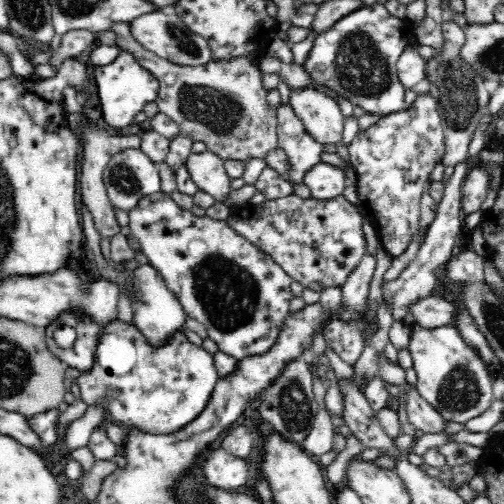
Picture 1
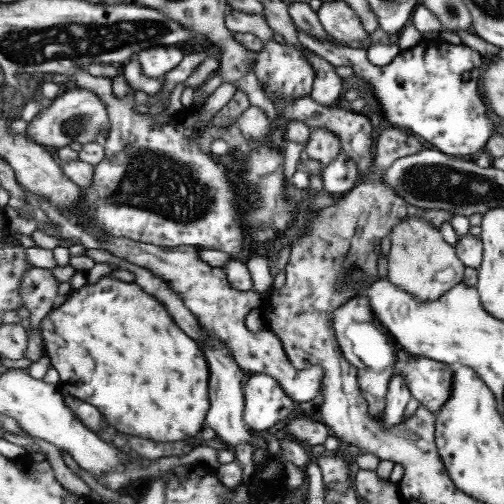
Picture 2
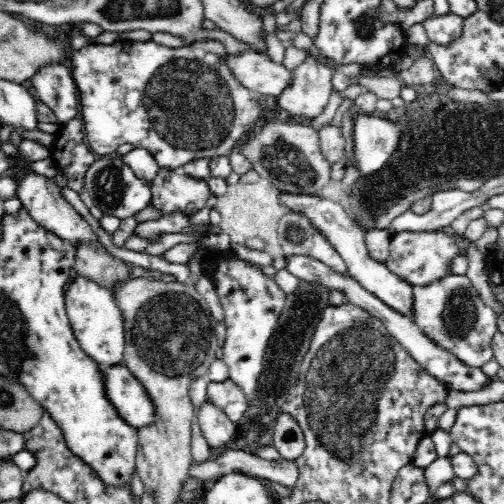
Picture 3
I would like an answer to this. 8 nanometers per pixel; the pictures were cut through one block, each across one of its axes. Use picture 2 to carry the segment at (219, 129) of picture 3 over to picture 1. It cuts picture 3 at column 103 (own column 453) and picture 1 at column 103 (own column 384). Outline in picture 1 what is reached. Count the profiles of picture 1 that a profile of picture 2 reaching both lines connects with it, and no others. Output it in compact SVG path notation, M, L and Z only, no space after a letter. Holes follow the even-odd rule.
M122 52L114 64L94 68L94 80L96 80L98 92L100 92L100 100L102 100L100 106L104 110L104 120L110 126L124 130L124 132L126 132L128 126L134 124L134 116L138 112L142 112L148 102L154 102L160 94L158 76L154 72L146 70L138 60L134 60L126 52Z

